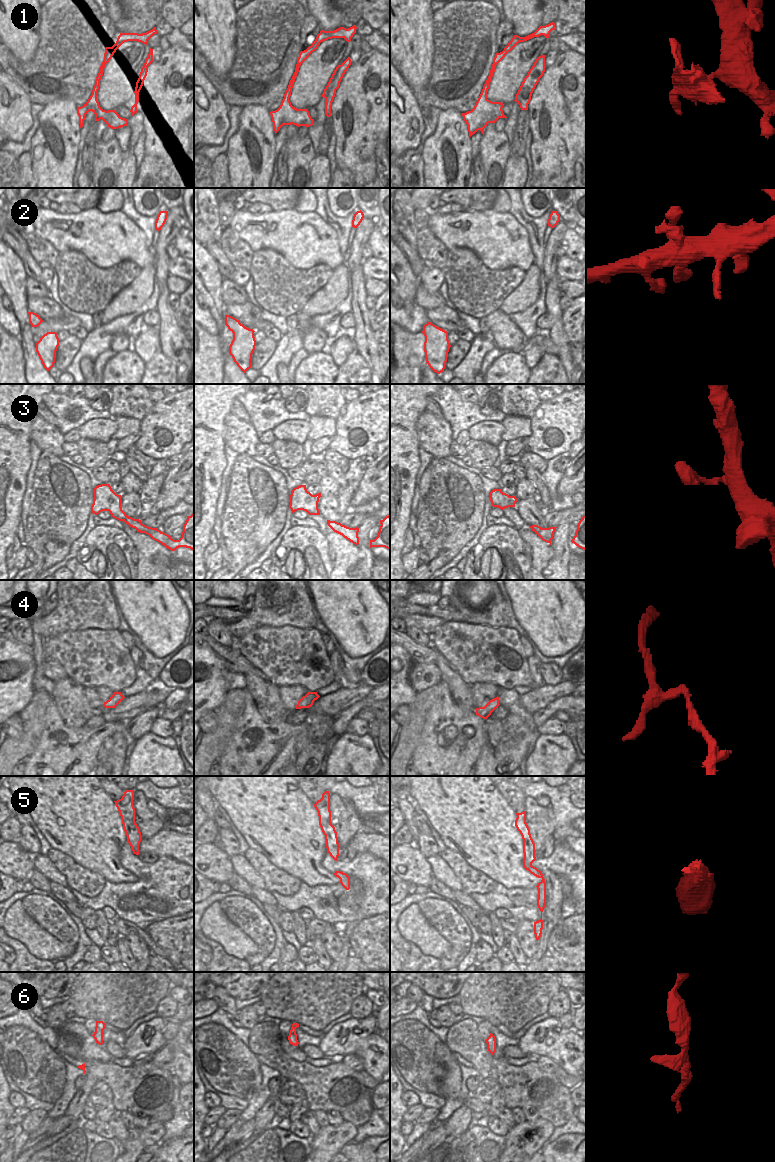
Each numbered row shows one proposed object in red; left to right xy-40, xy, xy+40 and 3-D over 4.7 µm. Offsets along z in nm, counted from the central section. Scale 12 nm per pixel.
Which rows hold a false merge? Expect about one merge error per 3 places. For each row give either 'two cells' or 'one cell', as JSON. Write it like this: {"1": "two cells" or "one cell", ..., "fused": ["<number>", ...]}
{"1": "two cells", "2": "one cell", "3": "one cell", "4": "one cell", "5": "one cell", "6": "one cell", "fused": ["1"]}

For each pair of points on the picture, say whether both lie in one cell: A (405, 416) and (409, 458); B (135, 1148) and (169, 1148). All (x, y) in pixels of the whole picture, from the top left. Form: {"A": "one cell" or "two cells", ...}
{"A": "one cell", "B": "two cells"}

